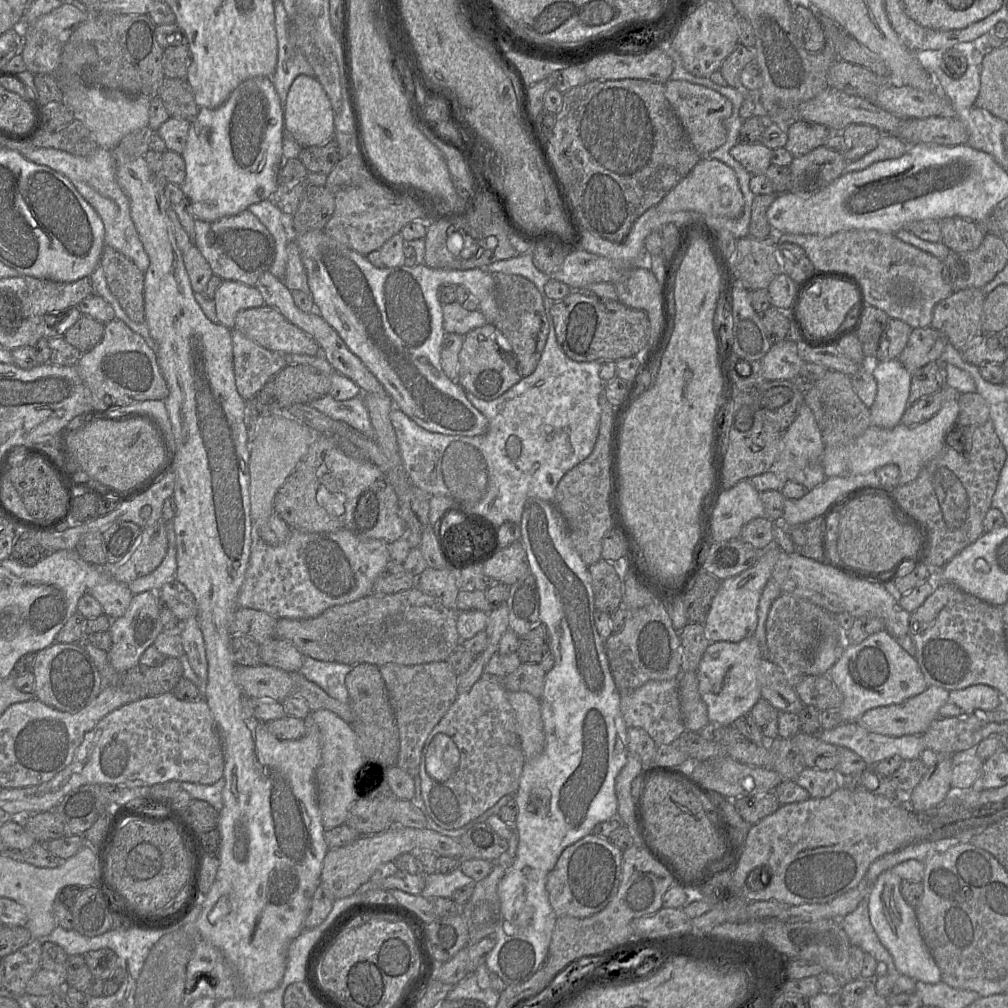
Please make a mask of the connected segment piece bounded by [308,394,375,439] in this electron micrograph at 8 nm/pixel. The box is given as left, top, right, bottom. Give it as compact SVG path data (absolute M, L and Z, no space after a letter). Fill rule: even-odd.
M326 394L308 405L329 418L344 422L366 437L374 439L375 433L362 396L336 401Z

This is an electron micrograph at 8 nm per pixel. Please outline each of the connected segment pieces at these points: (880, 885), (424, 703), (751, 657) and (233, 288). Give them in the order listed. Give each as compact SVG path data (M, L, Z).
M886 870L877 877L867 897L871 925L881 944L893 957L900 973L915 981L937 984L943 981L941 971L920 935L916 910L901 896L900 884L901 879L891 870Z
M430 662L413 666L385 664L380 667L367 663L359 663L352 667L351 671L346 675L345 678L345 685L349 695L349 704L354 714L351 726L356 734L358 748L365 760L365 765L366 763L370 765L370 767L368 767L367 769L368 772L369 769L372 769L372 767L382 767L383 769L387 769L396 765L412 777L419 775L421 754L425 741L427 740L430 732L447 713L450 706L453 704L456 697L458 696L457 680L458 676L453 672L447 662Z
M754 636L740 642L711 643L696 670L699 693L707 706L710 722L732 726L742 715L749 714L761 696L758 681L759 665L764 658L759 642Z
M224 280L214 296L218 322L230 330L234 329L238 312L265 305L261 293L255 286Z

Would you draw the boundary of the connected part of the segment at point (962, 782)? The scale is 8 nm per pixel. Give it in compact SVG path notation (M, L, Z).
M974 749L956 752L952 755L951 787L953 789L970 789L976 787L982 775L984 761Z

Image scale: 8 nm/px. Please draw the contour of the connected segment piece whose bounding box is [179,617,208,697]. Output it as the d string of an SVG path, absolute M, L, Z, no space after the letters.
M189 617L182 621L179 633L188 661L200 680L201 697L208 677L208 662L202 631L196 617Z

